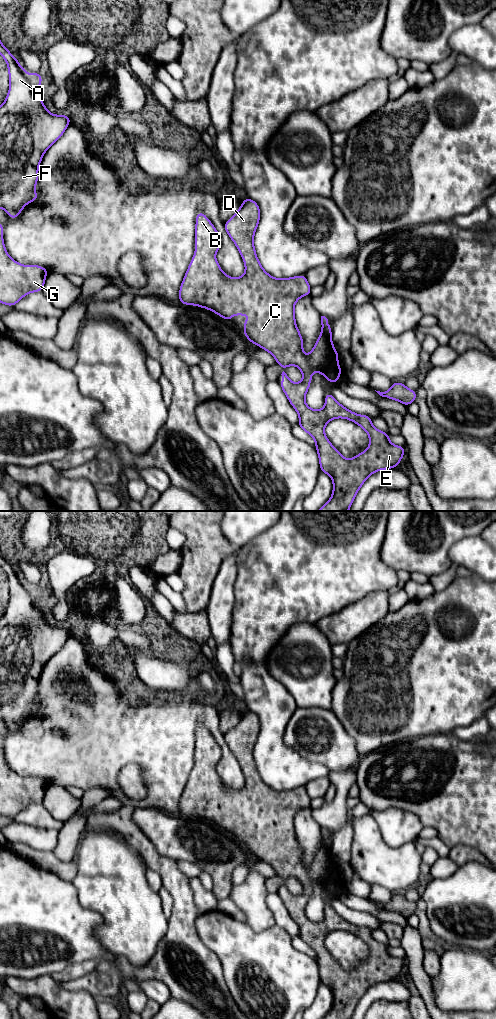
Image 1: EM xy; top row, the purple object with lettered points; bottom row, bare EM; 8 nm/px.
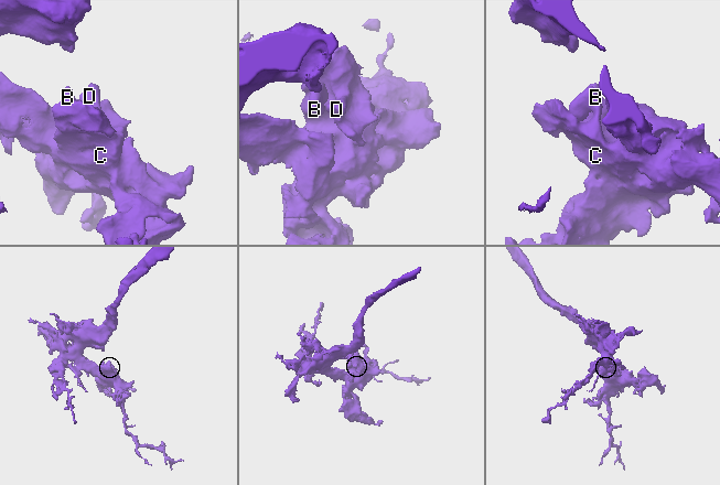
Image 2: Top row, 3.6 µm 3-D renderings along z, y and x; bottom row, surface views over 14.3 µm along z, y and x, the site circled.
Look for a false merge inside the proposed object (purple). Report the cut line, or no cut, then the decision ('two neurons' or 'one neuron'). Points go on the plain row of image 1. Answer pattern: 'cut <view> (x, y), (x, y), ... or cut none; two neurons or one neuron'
cut none; one neuron

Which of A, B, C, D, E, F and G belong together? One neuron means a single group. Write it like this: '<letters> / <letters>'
A B C D E F G

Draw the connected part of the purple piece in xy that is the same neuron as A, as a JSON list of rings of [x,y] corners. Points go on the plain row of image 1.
[[[1,553],[0,567],[7,575],[10,594],[7,609],[0,618],[0,720],[14,731],[25,717],[38,711],[34,701],[40,674],[47,661],[63,647],[71,631],[65,626],[53,627],[46,621],[37,603],[42,595],[40,584],[27,585]]]

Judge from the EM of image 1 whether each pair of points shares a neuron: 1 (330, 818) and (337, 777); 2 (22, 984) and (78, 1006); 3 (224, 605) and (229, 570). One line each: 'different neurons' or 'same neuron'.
1: same neuron
2: same neuron
3: same neuron

